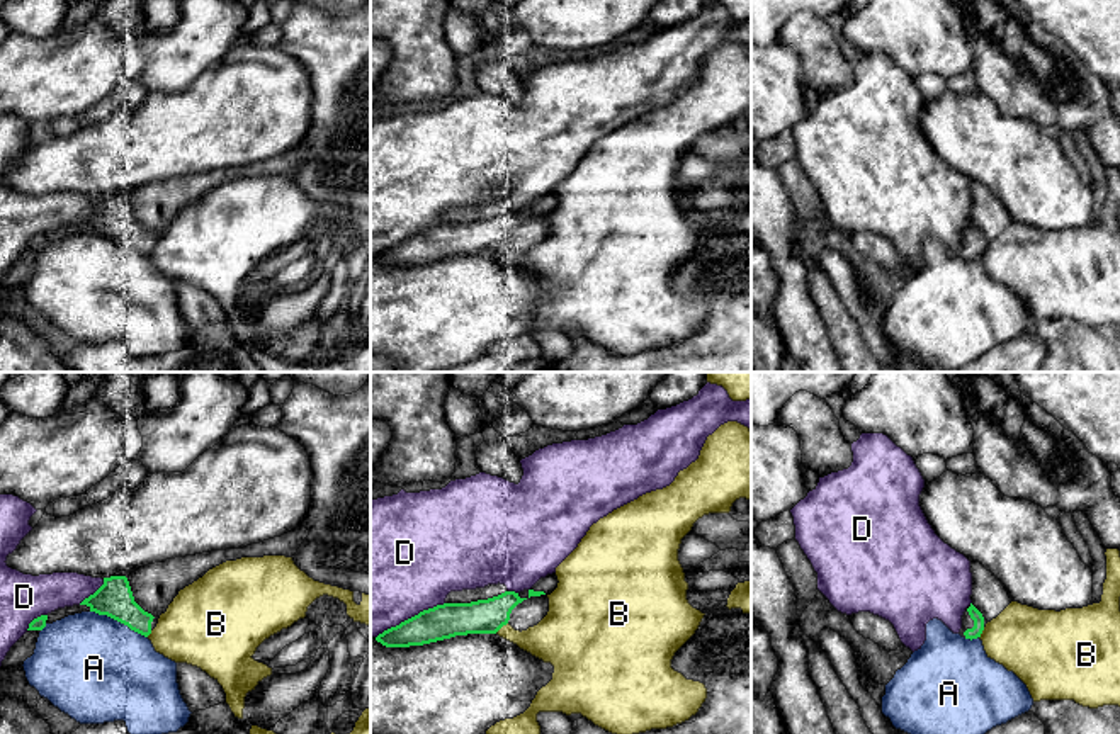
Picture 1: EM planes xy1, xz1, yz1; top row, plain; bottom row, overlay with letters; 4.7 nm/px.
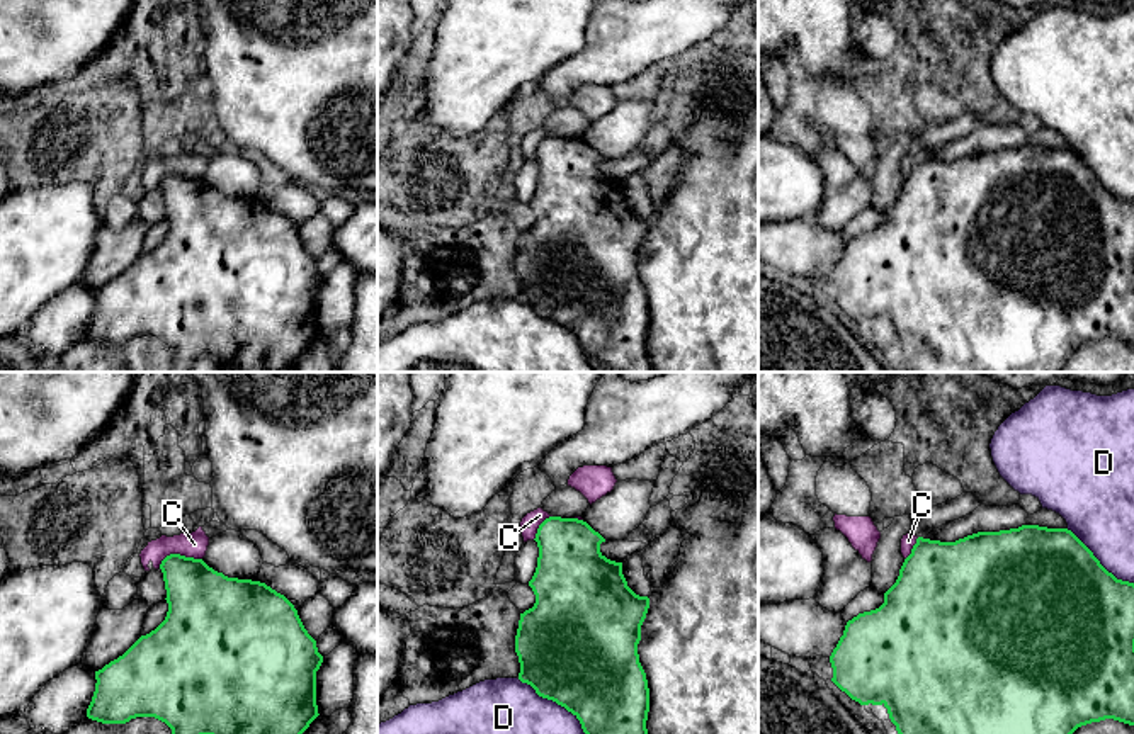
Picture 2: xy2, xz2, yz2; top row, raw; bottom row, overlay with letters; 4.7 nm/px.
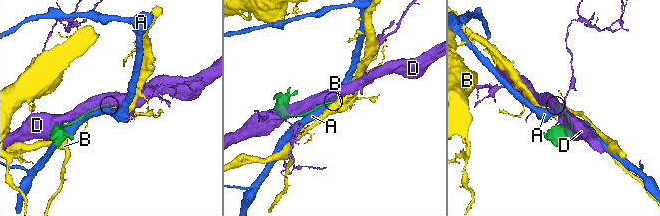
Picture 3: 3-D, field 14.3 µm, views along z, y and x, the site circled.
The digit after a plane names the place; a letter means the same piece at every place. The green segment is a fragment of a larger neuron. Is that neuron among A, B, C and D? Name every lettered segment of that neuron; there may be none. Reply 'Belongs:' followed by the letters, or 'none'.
Belongs: none

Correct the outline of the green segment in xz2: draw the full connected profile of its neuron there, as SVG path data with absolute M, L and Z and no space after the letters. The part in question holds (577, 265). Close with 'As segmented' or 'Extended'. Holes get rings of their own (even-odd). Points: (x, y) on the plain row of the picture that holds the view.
M546 138L536 153L539 177L529 200L536 214L532 228L520 233L515 272L520 282L519 299L530 304L542 318L553 319L571 331L588 359L600 360L610 372L655 372L648 348L649 308L639 282L638 263L649 217L636 214L622 194L622 182L600 172L605 158L578 138Z. As segmented

